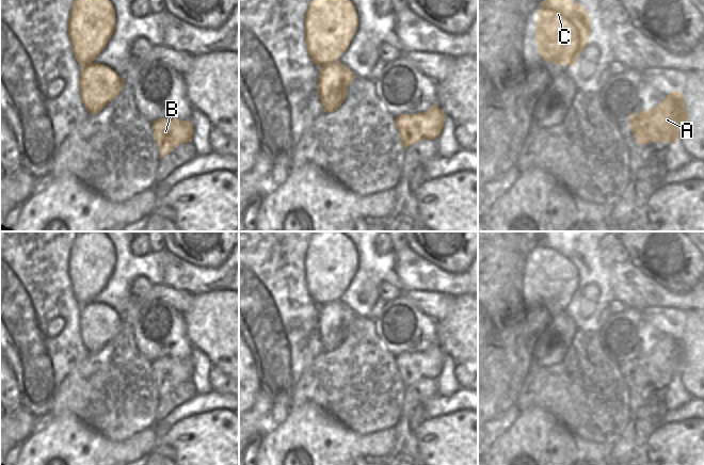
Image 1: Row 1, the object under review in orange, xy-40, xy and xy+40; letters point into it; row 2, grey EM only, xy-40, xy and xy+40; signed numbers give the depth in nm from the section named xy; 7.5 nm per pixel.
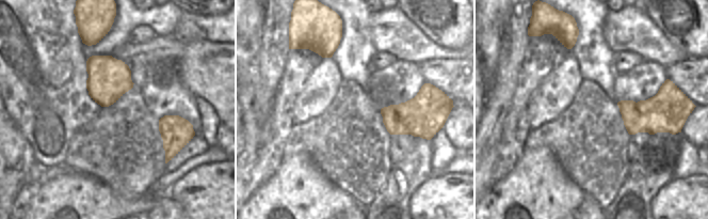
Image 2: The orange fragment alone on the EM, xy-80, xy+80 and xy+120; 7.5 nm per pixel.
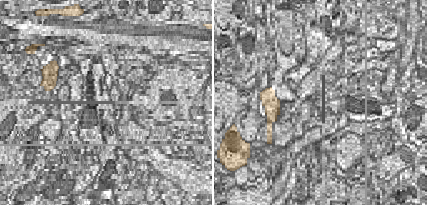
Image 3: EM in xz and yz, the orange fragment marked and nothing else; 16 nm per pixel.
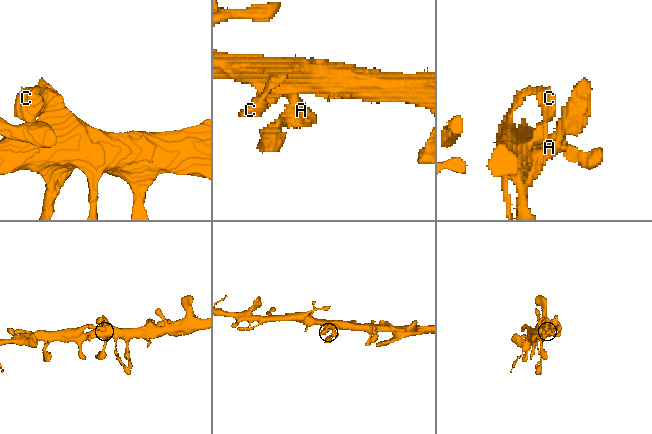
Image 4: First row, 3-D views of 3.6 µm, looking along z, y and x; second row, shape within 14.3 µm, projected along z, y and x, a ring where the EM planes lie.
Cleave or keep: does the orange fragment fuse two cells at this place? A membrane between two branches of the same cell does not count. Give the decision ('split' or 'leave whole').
leave whole

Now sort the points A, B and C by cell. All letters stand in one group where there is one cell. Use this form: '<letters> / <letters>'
A B C

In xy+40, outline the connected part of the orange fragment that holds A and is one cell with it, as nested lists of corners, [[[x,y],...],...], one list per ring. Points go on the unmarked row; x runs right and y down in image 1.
[[[672,330],[656,347],[629,353],[629,365],[638,383],[674,383],[687,363],[683,332]]]

